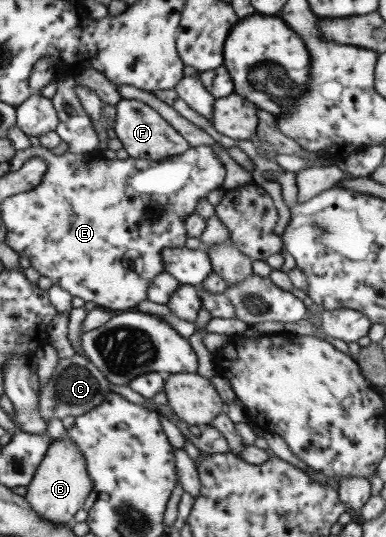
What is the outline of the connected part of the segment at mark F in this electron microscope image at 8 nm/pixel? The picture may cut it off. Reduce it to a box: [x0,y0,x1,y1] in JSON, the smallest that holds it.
[115,99,191,161]

